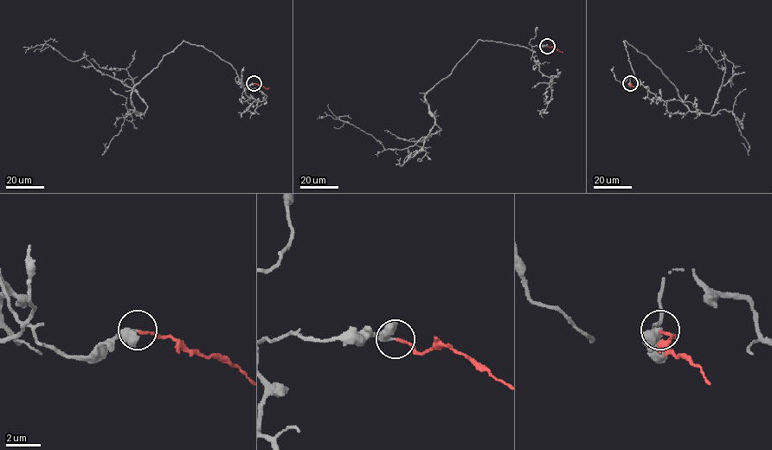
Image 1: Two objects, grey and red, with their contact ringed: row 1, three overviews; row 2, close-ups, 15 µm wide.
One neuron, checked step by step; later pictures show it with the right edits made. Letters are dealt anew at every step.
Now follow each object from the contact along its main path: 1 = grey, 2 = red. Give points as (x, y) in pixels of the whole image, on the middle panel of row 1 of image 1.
1: (547, 46), (531, 50), (479, 40), (425, 94), (440, 129), (403, 149), (386, 150), (352, 125), (319, 116)
2: (547, 46), (562, 52)

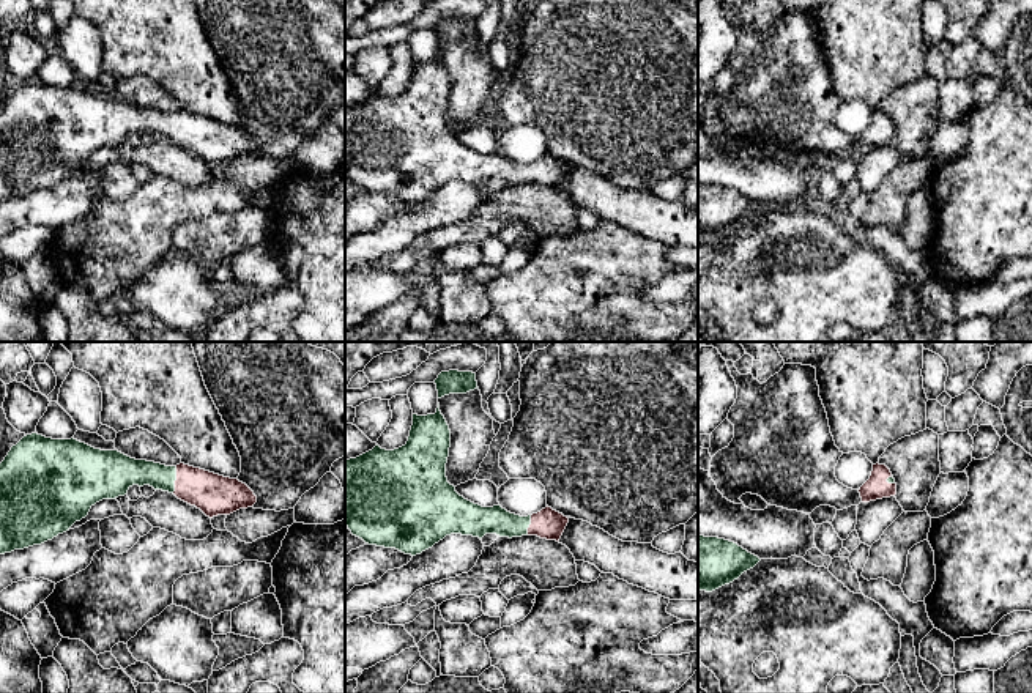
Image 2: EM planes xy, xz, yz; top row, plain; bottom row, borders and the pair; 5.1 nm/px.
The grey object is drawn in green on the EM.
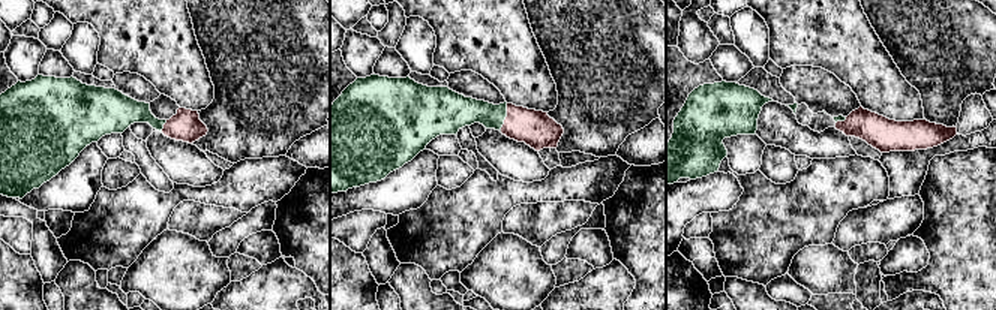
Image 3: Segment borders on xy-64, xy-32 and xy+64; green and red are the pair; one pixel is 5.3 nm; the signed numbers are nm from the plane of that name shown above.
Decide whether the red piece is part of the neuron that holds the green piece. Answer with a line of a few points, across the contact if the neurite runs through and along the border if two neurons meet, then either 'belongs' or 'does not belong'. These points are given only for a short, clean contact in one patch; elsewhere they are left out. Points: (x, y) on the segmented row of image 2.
line xy (128, 471), (175, 479), (215, 495); belongs

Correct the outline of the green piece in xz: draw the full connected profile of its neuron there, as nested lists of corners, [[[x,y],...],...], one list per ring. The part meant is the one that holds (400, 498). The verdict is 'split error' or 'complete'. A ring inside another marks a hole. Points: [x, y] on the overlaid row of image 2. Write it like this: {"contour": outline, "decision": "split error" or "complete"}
{"contour": [[[438,403],[435,414],[413,414],[405,446],[386,450],[377,444],[372,450],[345,460],[345,524],[351,534],[369,545],[395,548],[411,556],[421,554],[451,534],[479,539],[485,534],[509,539],[537,536],[559,542],[569,518],[548,506],[537,513],[520,517],[499,504],[482,507],[460,496],[446,477],[449,447],[451,430]]], "decision": "split error"}

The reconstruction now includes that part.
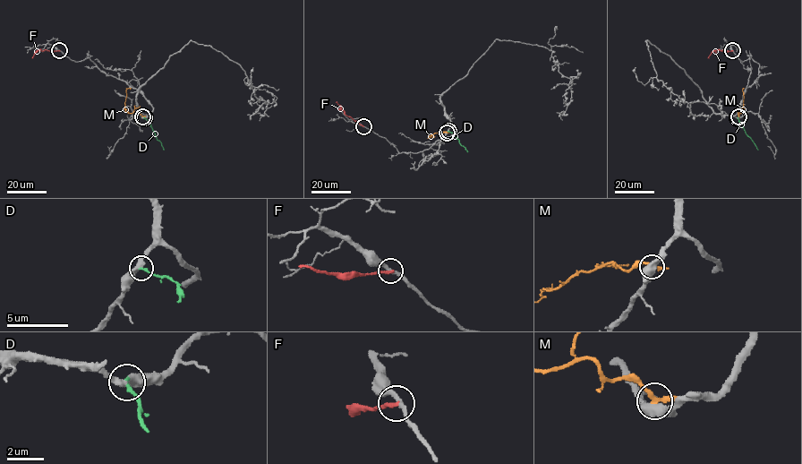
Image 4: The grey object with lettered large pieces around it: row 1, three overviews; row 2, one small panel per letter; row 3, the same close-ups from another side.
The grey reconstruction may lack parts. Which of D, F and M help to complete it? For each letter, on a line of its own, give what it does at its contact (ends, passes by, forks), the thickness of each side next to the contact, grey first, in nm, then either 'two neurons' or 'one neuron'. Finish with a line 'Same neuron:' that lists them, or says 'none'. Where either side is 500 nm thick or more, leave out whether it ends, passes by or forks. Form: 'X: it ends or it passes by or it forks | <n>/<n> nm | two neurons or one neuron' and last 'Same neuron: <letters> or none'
D: it ends | 420/240 nm | one neuron
F: it ends | 240/220 nm | two neurons
M: 550/240 nm | two neurons
Same neuron: D

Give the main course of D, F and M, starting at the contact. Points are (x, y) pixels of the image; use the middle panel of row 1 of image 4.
D: (447, 131), (467, 151)
F: (363, 126), (346, 116), (336, 102)
M: (447, 133), (435, 133), (429, 137), (435, 136)

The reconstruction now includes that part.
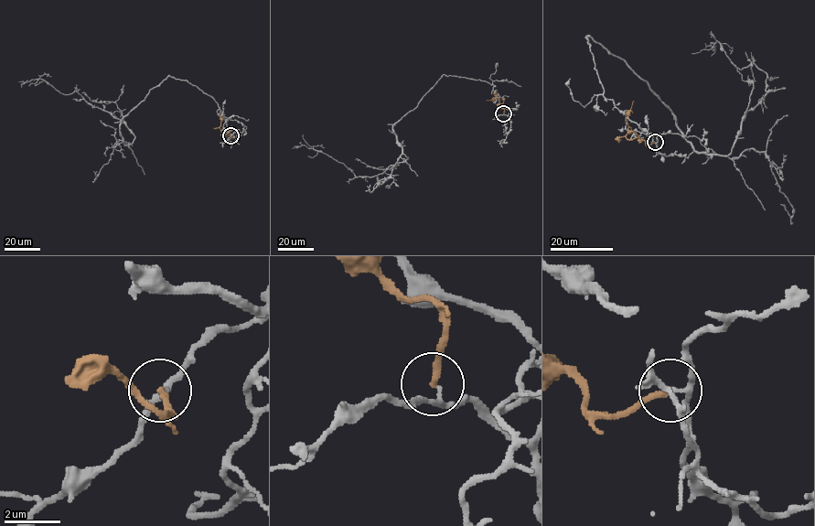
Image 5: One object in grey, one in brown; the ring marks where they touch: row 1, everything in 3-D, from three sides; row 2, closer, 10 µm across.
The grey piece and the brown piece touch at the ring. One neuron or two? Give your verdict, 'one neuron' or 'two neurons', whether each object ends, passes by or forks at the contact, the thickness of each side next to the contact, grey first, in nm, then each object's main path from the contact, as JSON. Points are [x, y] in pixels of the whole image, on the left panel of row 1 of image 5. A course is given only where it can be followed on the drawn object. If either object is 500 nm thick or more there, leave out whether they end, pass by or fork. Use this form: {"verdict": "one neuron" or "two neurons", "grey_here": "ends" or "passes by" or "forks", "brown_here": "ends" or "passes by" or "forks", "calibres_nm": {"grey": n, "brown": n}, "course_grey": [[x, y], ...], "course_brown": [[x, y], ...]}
{"verdict": "two neurons", "grey_here": "passes by", "brown_here": "ends", "calibres_nm": {"grey": 160, "brown": 240}, "course_grey": [[230, 135], [212, 97], [170, 76], [123, 119], [131, 144], [77, 91], [21, 87]], "course_brown": [[230, 136], [219, 127], [220, 112]]}

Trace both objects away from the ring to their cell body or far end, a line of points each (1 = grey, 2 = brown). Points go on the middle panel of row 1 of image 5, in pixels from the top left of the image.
1: (504, 113), (492, 84), (443, 75), (393, 125), (408, 158), (382, 173), (357, 177), (294, 145)
2: (504, 113), (497, 97), (492, 98), (493, 101)

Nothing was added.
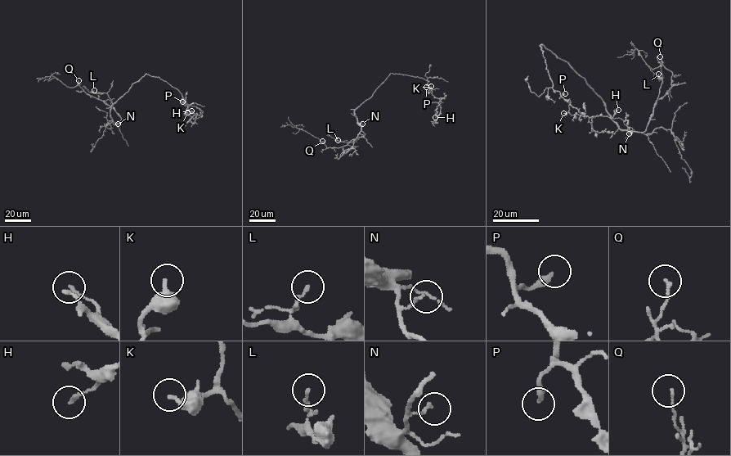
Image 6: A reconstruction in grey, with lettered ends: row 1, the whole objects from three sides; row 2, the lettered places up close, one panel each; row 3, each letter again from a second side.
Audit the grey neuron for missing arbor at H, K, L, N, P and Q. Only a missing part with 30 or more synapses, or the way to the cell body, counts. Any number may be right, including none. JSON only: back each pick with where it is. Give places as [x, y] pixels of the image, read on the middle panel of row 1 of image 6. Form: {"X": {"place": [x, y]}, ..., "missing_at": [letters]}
{"missing_at": []}

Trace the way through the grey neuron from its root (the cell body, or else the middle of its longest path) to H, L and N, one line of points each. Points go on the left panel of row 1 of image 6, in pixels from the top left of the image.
H: (116, 101), (133, 83), (147, 74), (159, 77), (177, 88), (188, 110), (197, 115), (191, 110)
L: (116, 101), (111, 107), (110, 117), (118, 124), (121, 118), (107, 94), (94, 93), (94, 90)
N: (116, 101), (111, 107), (110, 117), (118, 124)

